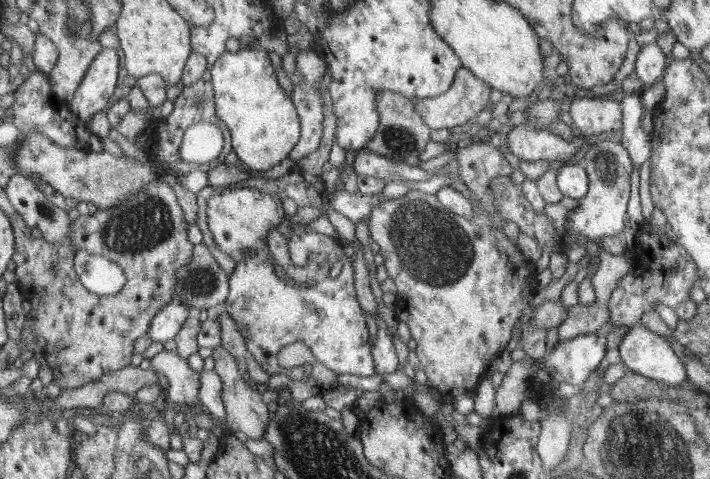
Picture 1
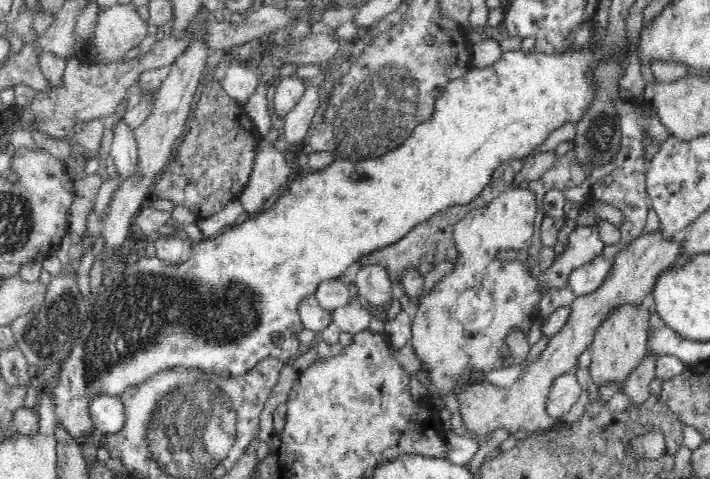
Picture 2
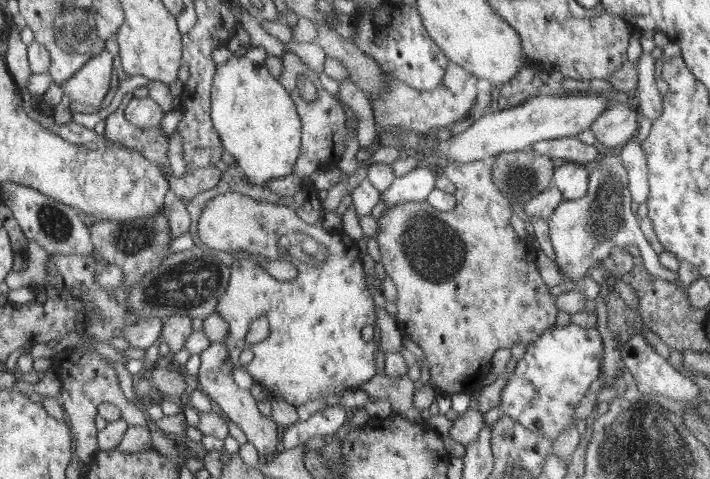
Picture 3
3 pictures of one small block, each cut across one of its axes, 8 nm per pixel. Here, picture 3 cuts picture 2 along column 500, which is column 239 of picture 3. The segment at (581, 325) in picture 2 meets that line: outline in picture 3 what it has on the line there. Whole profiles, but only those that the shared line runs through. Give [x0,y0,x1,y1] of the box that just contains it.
[194,342,283,460]

